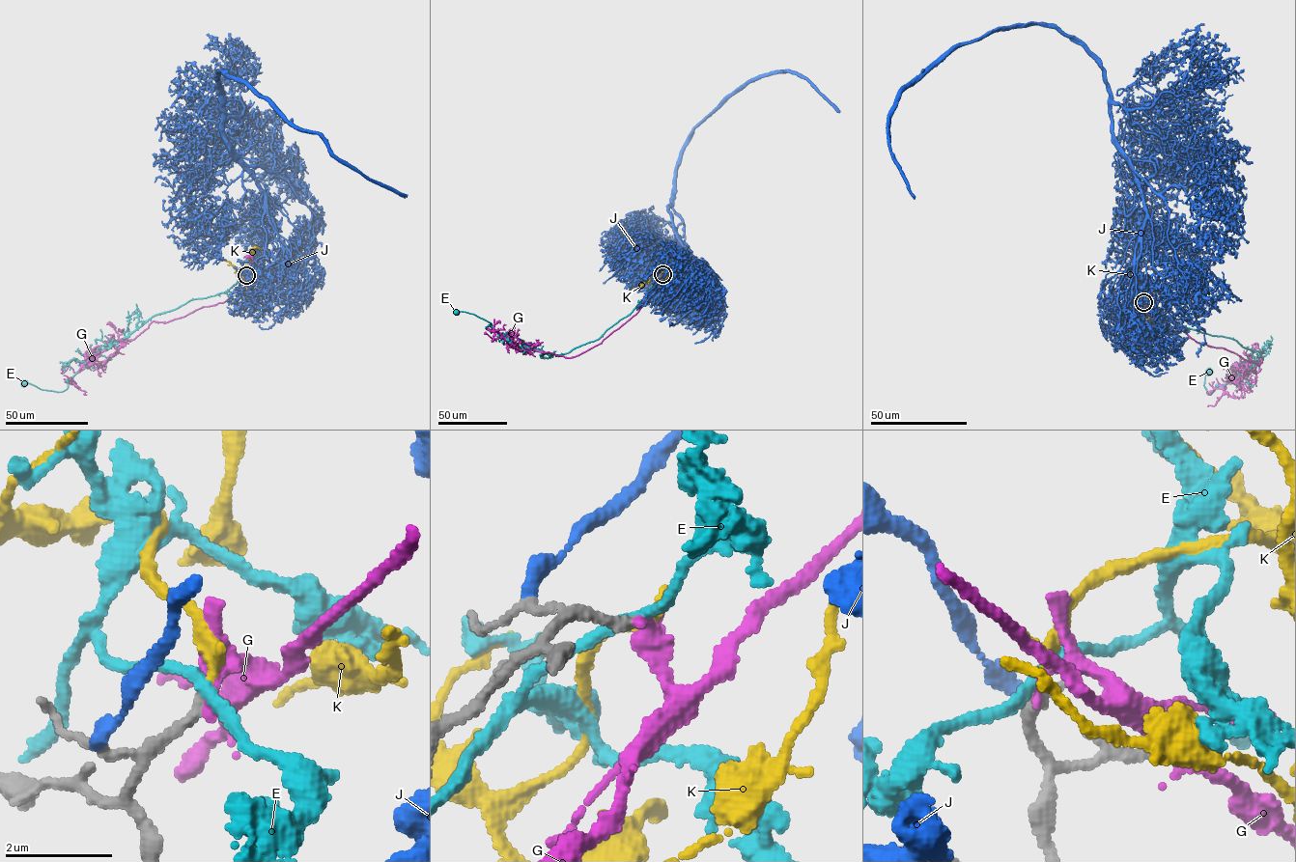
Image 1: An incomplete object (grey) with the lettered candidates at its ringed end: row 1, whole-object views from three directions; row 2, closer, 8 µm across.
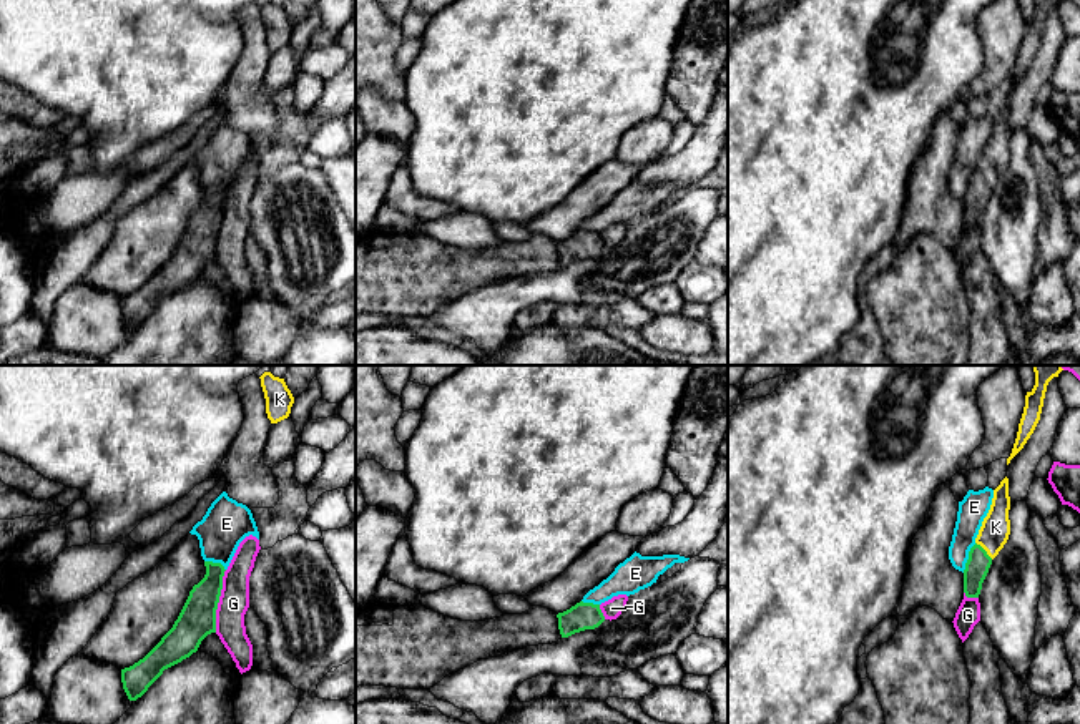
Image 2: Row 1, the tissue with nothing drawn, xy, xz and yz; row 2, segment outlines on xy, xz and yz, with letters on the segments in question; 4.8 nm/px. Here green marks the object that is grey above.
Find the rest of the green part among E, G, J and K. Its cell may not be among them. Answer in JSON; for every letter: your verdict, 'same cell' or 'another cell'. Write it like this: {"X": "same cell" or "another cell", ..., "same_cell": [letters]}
{"E": "another cell", "G": "another cell", "J": "another cell", "K": "same cell", "same_cell": ["K"]}

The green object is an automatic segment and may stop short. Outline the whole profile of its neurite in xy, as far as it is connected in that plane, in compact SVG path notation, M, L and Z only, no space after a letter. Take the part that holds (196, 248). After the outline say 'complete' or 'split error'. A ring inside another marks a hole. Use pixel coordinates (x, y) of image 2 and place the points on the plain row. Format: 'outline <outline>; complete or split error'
outline M204 189L204 194L204 206L189 219L173 256L143 287L121 297L123 317L130 329L141 325L164 297L189 286L208 262L216 261L216 237L226 198L213 189Z; complete

